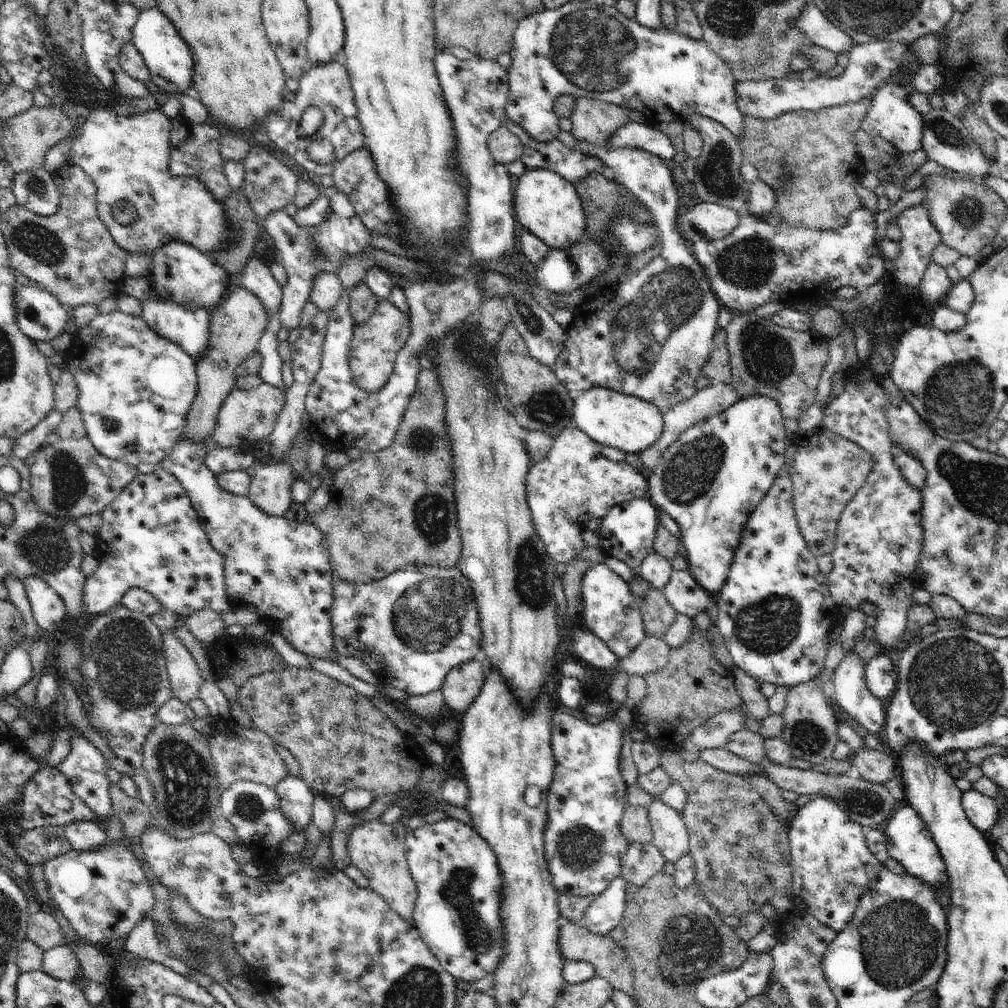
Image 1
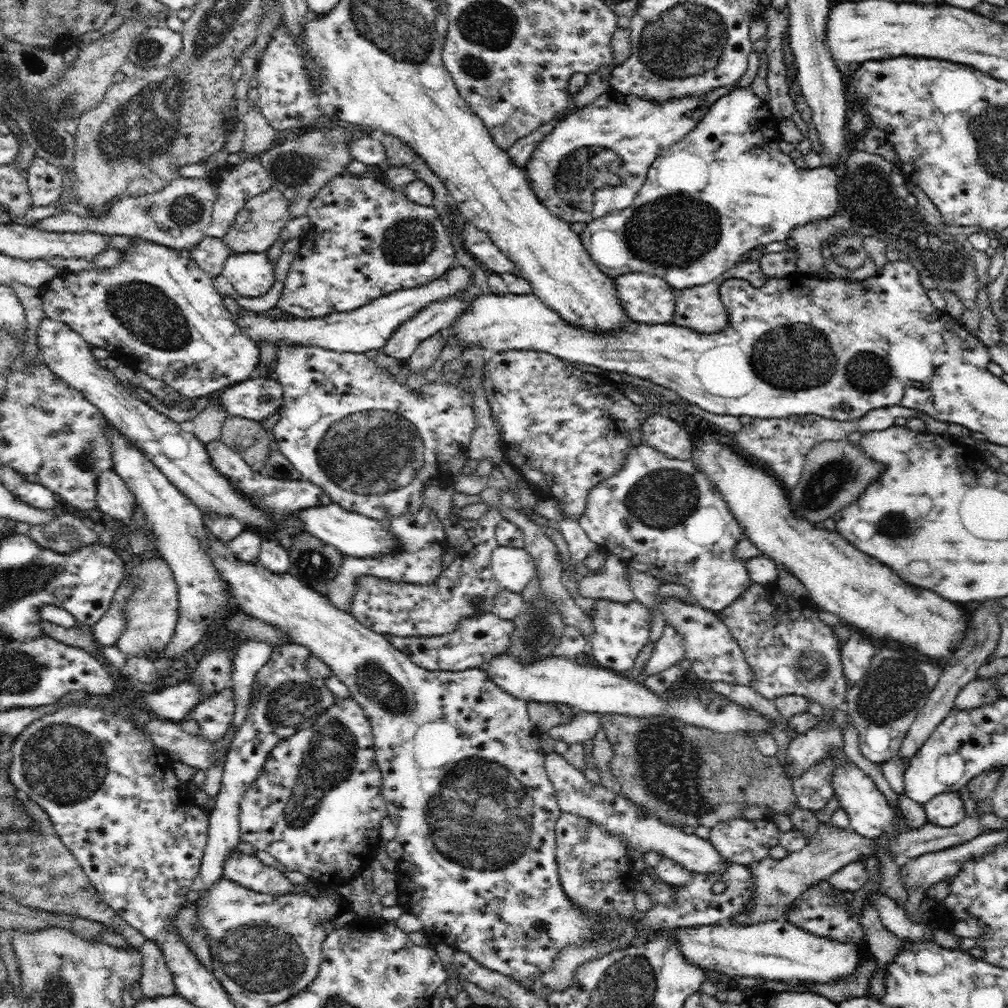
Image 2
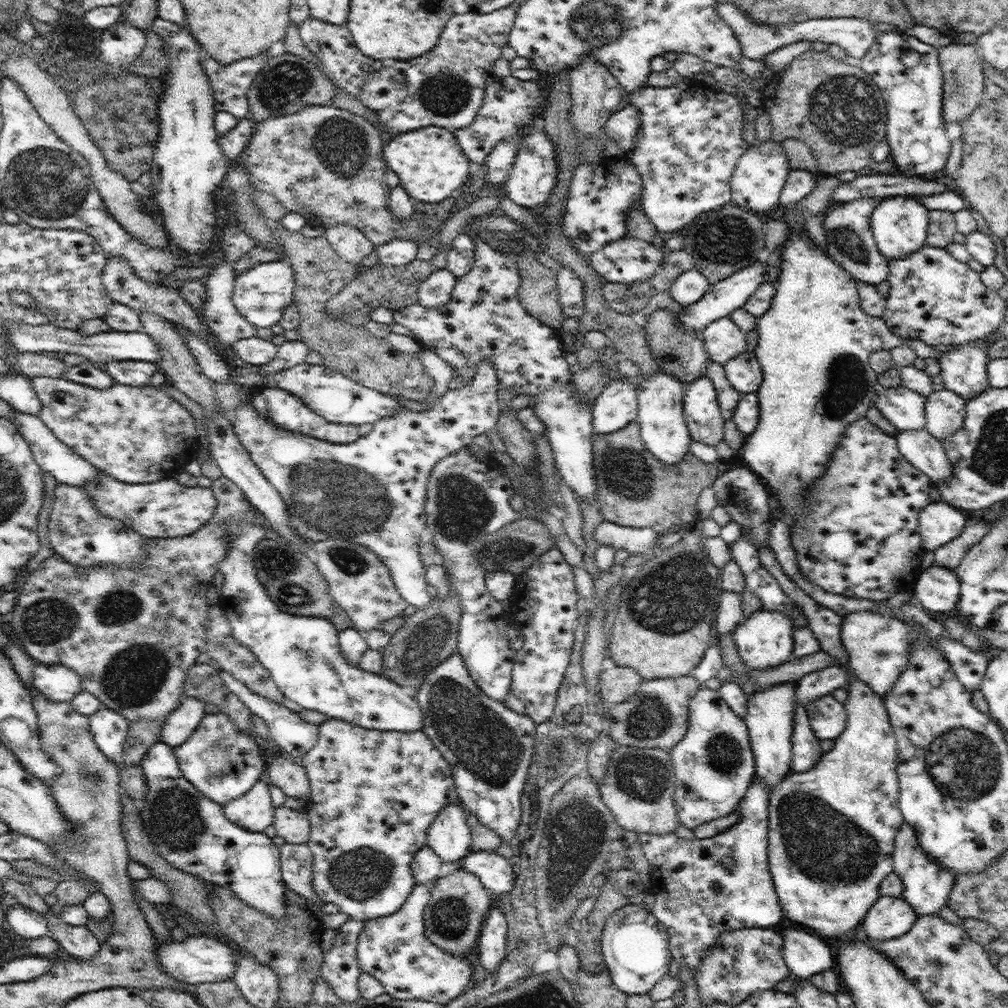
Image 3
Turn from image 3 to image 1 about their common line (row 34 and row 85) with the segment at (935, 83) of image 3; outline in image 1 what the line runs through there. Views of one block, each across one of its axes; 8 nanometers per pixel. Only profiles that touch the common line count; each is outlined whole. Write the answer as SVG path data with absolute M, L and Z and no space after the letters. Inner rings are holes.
M908 43L907 55L902 59L898 71L907 69L896 78L889 77L882 82L872 94L870 108L866 111L864 120L860 123L863 128L872 137L880 137L888 143L892 143L898 150L897 154L908 154L921 148L924 130L924 117L912 104L909 98L917 92L912 86L912 76L921 67L917 63L917 56L912 50L914 43Z

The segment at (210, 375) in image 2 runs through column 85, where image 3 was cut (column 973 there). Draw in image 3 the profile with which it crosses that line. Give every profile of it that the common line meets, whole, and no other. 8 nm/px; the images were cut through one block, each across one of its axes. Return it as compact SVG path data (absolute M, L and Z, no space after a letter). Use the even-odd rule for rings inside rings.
M924 245L916 254L889 260L890 295L886 298L886 307L882 314L892 333L902 340L918 339L930 346L936 344L964 345L988 336L1006 318L1007 301L998 292L989 290L981 280L981 274L975 272L964 262L953 258L946 249Z

